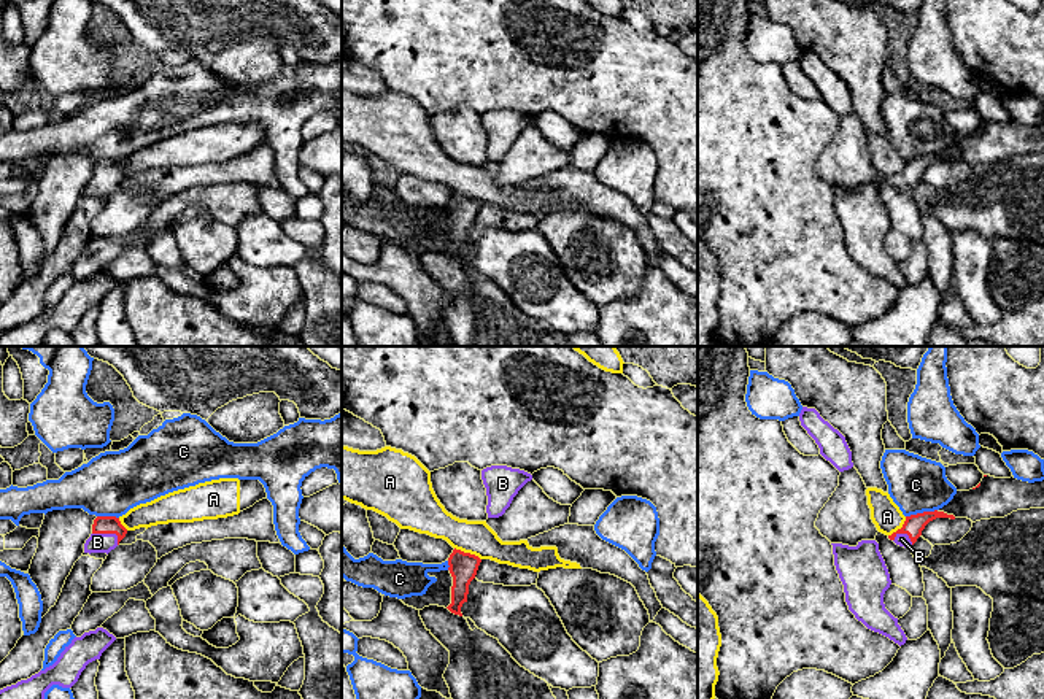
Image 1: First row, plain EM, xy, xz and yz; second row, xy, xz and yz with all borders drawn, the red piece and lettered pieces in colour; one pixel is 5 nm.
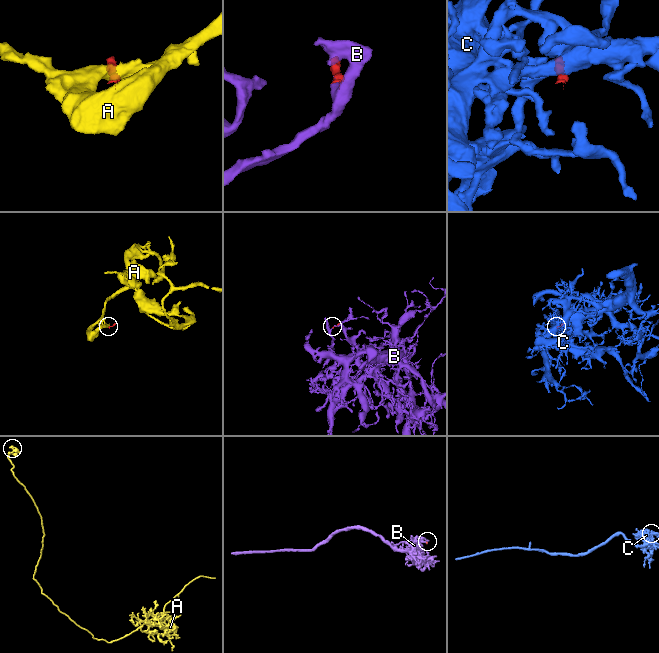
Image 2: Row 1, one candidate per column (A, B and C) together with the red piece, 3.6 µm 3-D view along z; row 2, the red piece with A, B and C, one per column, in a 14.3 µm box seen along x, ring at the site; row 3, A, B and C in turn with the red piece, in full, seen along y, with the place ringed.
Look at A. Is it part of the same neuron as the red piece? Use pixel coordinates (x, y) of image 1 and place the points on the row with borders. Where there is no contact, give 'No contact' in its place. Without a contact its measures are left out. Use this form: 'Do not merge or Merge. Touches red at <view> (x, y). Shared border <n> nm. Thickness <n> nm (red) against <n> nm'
Do not merge. Touches red at xz (467, 553). Shared border 150 nm. Thickness 140 nm (red) against 170 nm

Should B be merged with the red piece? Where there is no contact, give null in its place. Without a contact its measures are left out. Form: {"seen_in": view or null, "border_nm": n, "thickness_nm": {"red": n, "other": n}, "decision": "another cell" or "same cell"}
{"seen_in": "xy", "border_nm": 150, "thickness_nm": {"red": 100, "other": 100}, "decision": "same cell"}

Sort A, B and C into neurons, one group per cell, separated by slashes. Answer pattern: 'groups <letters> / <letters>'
groups A / B / C

